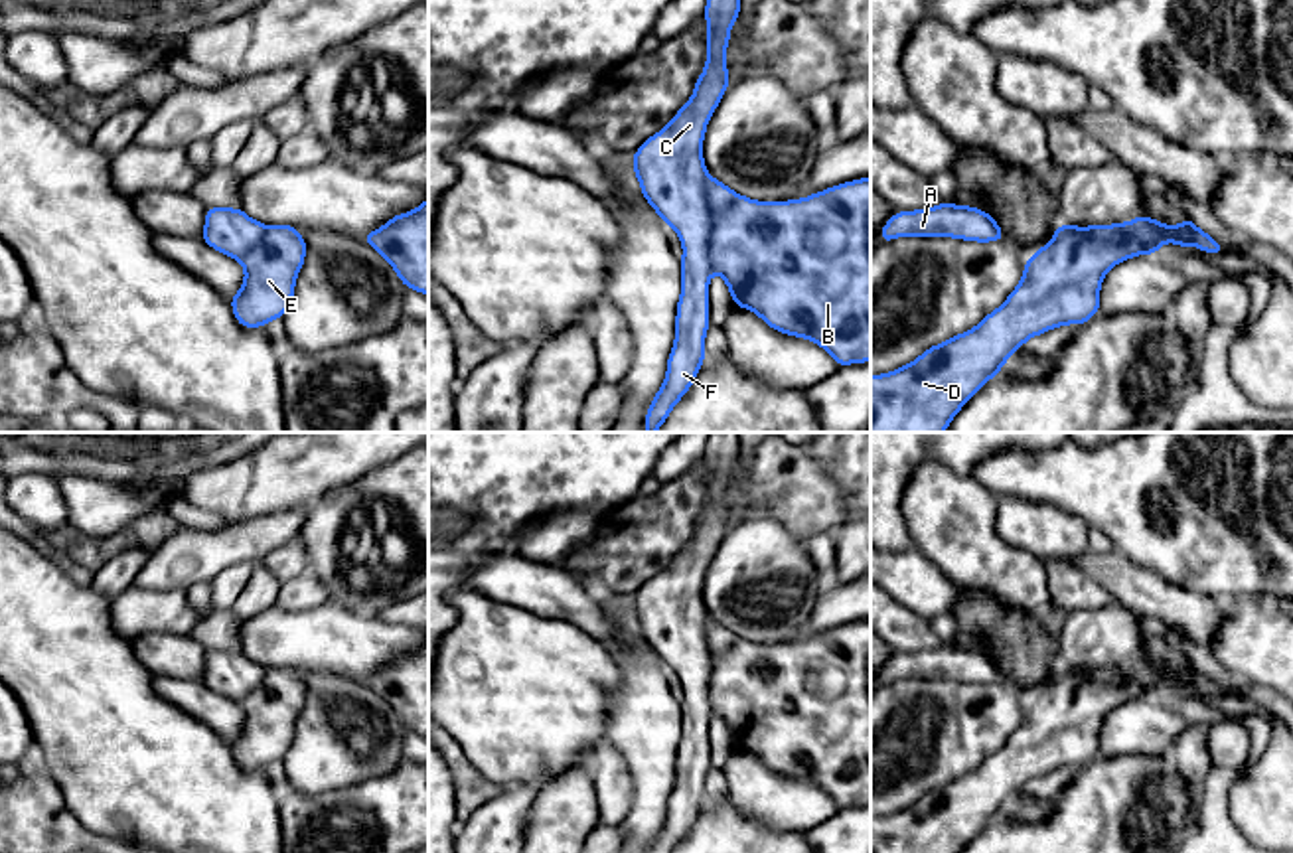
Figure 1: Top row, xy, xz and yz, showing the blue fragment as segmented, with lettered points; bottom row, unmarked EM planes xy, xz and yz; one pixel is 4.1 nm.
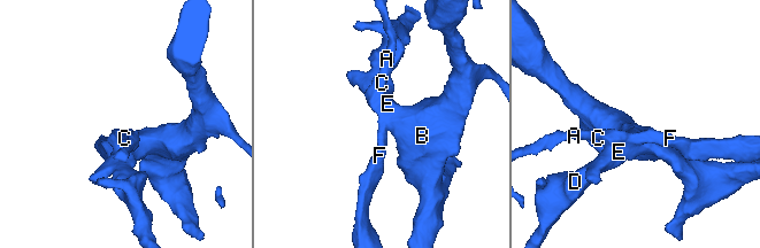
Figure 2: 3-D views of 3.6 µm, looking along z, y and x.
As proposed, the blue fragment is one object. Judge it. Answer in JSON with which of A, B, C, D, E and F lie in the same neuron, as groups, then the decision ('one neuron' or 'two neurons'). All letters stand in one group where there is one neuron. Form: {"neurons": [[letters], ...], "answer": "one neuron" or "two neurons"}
{"neurons": [["A", "C", "F"], ["B", "D", "E"]], "answer": "two neurons"}

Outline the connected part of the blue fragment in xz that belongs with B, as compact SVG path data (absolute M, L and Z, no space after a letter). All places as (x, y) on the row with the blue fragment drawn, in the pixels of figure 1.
M707 176L711 215L709 261L732 296L772 330L821 346L837 367L871 361L871 178L861 178L790 201L756 201Z

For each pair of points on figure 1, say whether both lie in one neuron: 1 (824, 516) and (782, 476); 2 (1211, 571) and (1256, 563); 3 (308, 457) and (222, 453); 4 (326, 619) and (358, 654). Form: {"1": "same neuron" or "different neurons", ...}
{"1": "same neuron", "2": "same neuron", "3": "different neurons", "4": "same neuron"}

